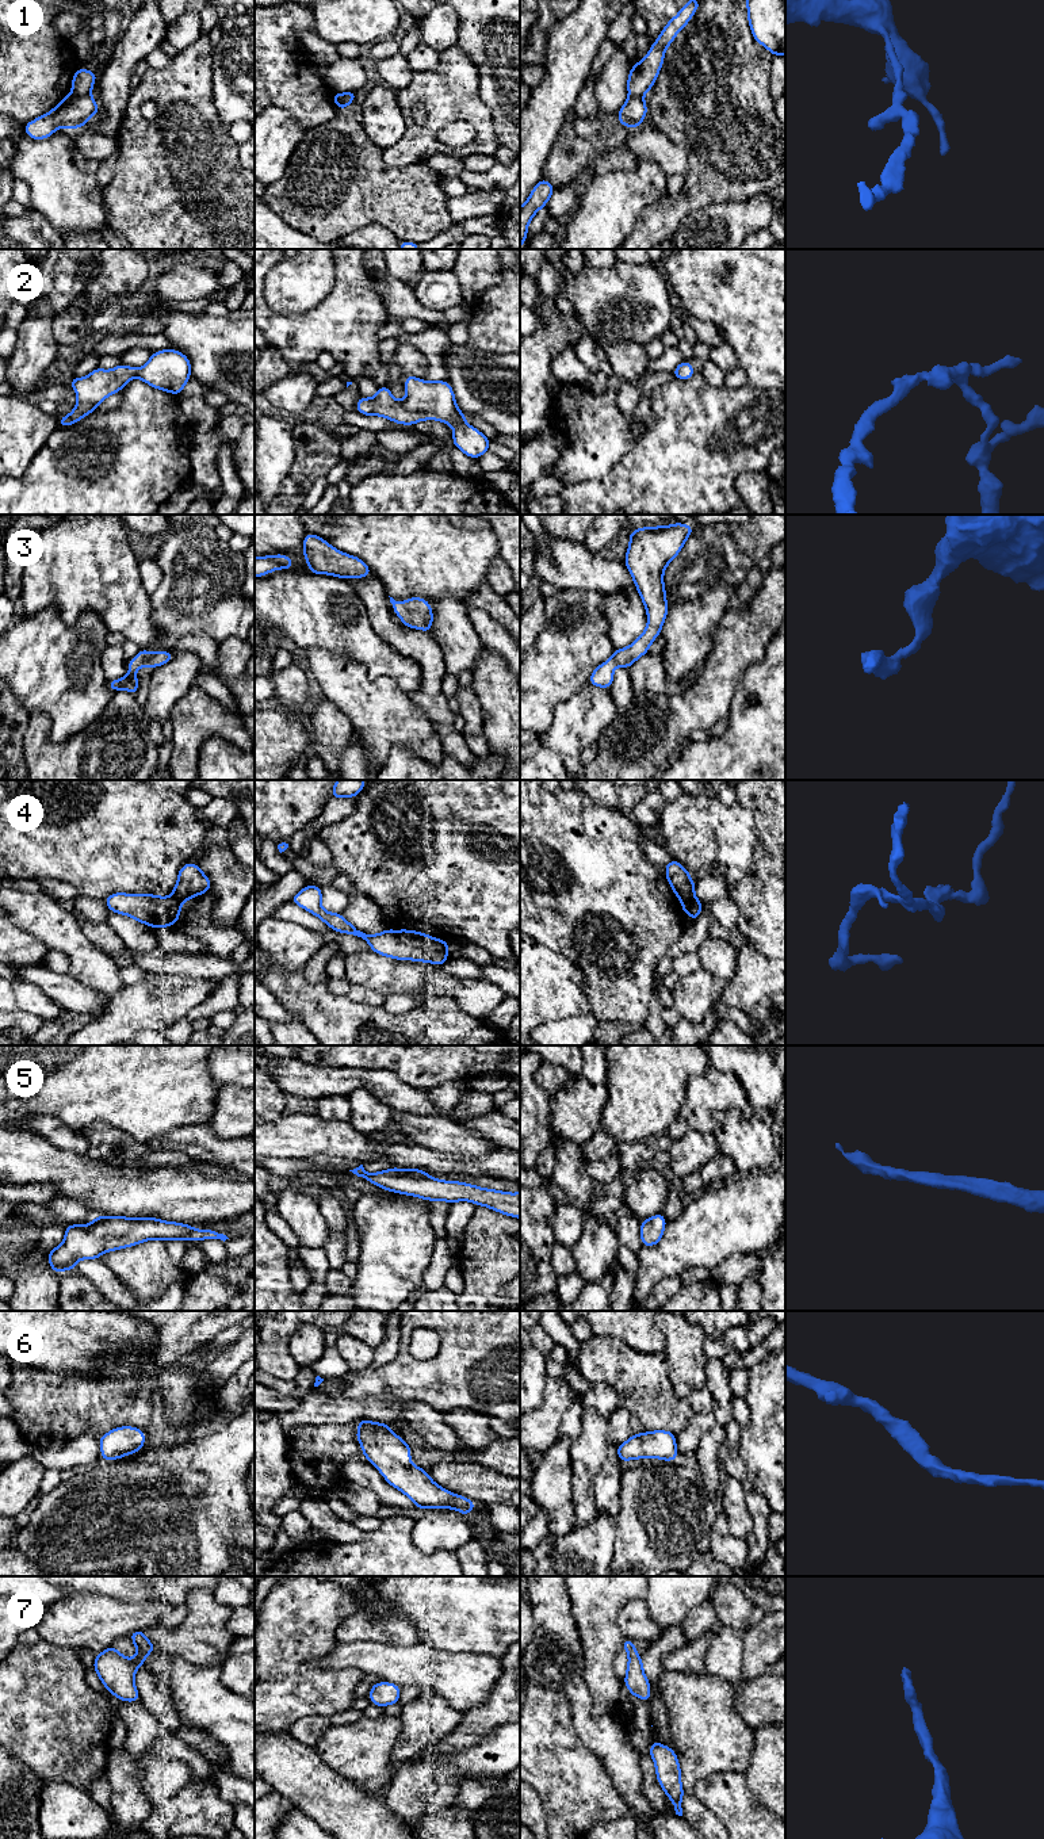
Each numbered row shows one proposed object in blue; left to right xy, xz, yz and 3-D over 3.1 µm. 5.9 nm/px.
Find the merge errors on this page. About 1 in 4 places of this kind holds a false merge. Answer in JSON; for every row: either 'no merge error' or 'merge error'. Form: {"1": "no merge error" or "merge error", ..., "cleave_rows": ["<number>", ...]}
{"1": "merge error", "2": "no merge error", "3": "no merge error", "4": "merge error", "5": "no merge error", "6": "no merge error", "7": "no merge error", "cleave_rows": ["1", "4"]}

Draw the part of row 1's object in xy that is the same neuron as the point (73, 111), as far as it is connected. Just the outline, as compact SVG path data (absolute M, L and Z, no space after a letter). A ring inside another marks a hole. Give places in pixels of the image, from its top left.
M69 93L50 112L23 125L31 139L49 138L57 129L79 129L87 125L91 116L99 114L100 106L89 95Z

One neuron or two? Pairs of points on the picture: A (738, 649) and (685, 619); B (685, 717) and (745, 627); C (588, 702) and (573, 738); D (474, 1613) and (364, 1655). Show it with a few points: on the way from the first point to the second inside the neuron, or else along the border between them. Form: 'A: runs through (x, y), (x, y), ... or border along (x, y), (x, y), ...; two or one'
A: border along (729, 608), (721, 618), (712, 645), (702, 661); two
B: runs through (707, 695), (719, 681), (734, 649); one
C: runs through (588, 711), (573, 729); one
D: border along (421, 1640), (451, 1652); two

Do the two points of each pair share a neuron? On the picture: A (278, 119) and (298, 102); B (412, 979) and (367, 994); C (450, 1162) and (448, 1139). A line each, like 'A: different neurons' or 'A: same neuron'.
A: different neurons
B: different neurons
C: different neurons

